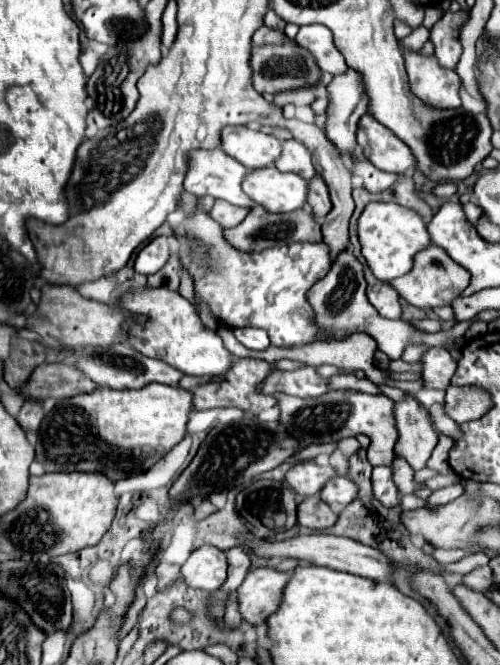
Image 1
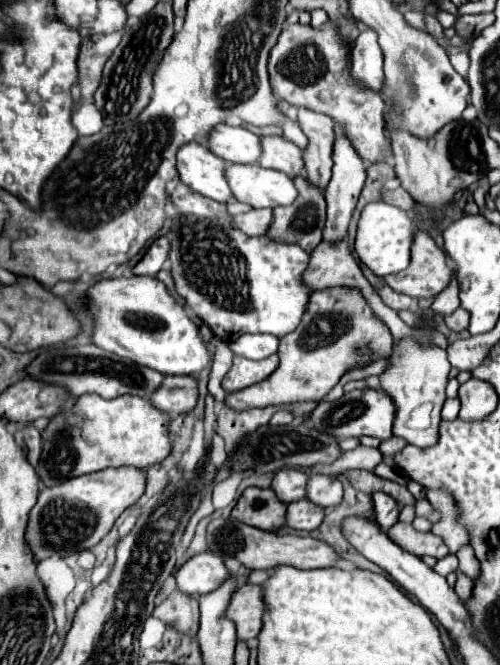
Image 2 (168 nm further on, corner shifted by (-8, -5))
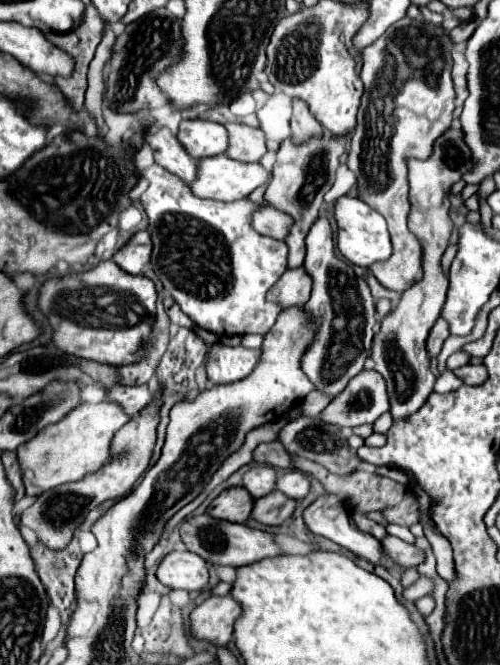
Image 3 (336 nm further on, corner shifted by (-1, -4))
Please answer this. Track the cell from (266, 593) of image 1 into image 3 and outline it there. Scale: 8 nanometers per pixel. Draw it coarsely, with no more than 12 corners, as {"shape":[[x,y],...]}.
{"shape":[[209,597],[189,615],[191,637],[227,645],[241,607]]}

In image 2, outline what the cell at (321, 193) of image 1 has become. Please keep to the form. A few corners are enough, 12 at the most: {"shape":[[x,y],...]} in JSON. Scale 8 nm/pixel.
{"shape":[[300,108],[308,136],[308,182],[324,190],[332,178],[334,120]]}

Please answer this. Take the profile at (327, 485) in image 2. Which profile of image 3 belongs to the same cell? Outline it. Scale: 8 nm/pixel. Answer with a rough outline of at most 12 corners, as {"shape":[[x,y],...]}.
{"shape":[[299,471],[277,479],[277,491],[291,499],[309,493],[309,479]]}

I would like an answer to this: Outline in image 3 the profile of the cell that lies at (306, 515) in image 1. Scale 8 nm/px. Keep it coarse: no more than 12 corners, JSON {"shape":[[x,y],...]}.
{"shape":[[281,491],[255,499],[251,517],[281,525],[293,515],[295,499]]}

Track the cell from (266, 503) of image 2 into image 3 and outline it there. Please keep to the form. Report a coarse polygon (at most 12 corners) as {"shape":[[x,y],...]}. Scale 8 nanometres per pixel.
{"shape":[[231,487],[211,501],[207,513],[231,523],[251,517],[255,499]]}

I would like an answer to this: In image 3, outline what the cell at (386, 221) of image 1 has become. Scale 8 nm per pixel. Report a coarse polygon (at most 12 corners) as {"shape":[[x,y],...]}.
{"shape":[[355,197],[335,201],[337,249],[359,267],[391,255],[385,219]]}

